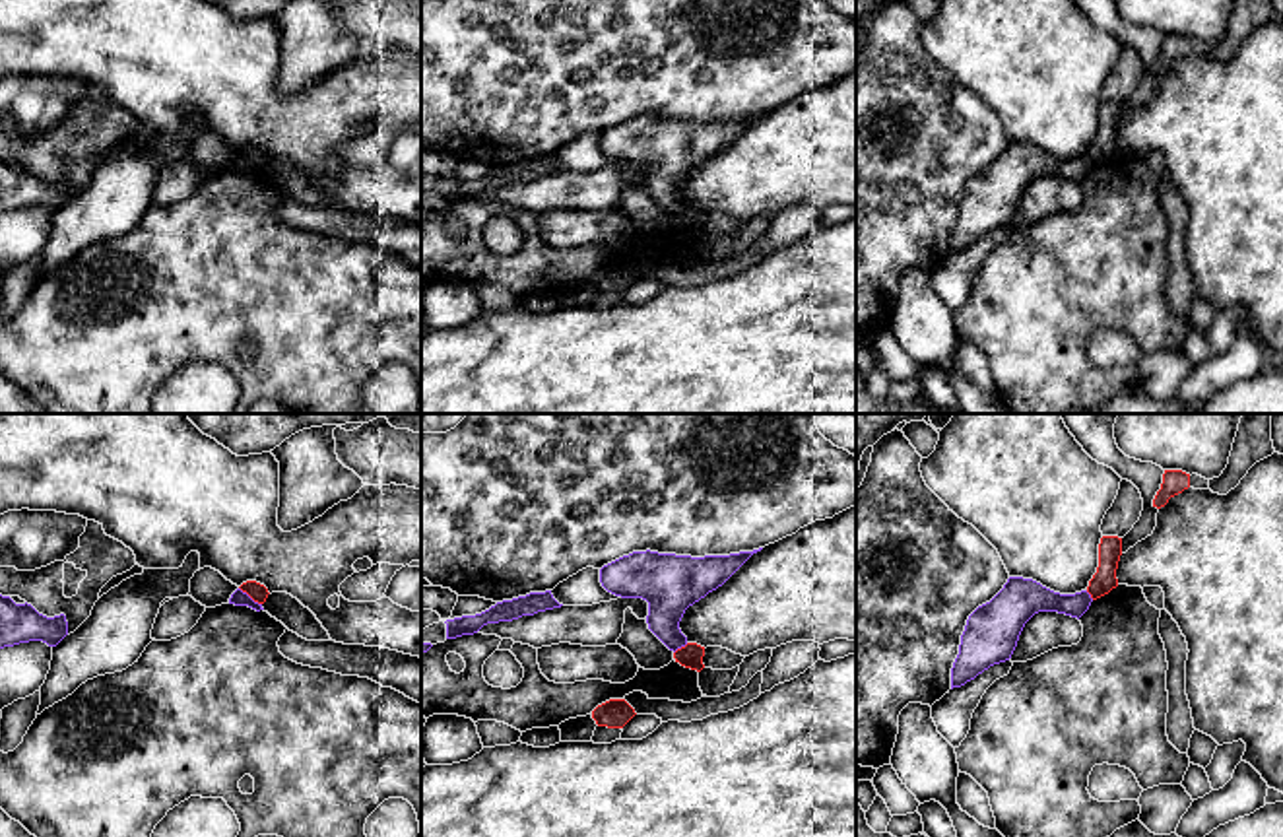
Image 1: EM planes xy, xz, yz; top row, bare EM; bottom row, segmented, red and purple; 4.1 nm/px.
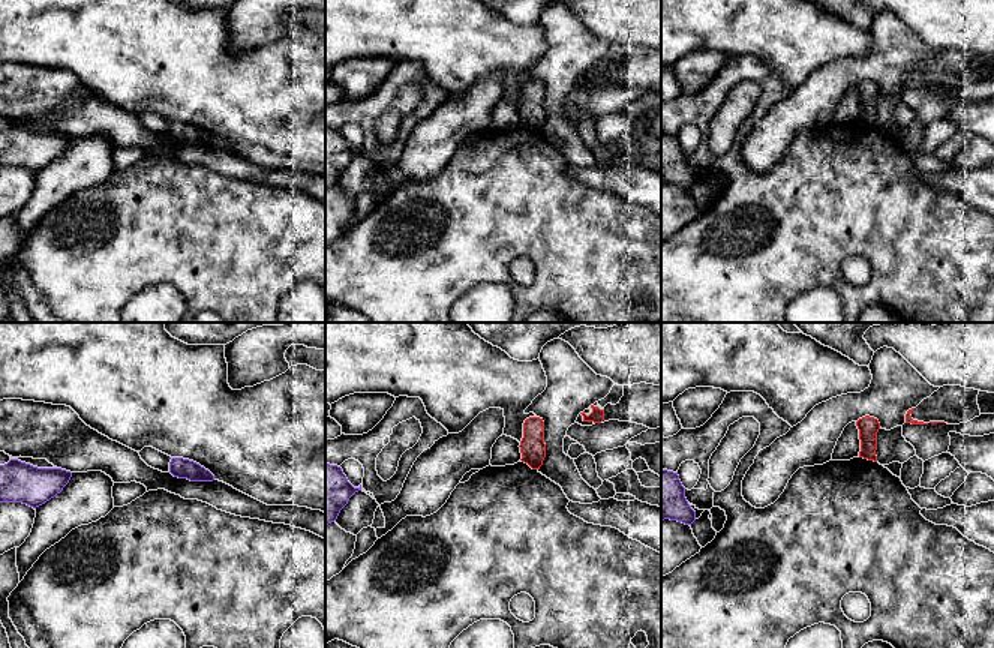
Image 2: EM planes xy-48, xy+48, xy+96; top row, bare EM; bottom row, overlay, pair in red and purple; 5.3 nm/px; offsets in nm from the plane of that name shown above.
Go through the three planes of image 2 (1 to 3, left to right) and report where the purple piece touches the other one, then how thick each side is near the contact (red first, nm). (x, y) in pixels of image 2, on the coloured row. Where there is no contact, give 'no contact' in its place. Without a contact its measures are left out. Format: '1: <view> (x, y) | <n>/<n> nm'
1: no contact
2: no contact
3: no contact

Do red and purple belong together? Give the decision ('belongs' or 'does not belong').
does not belong

